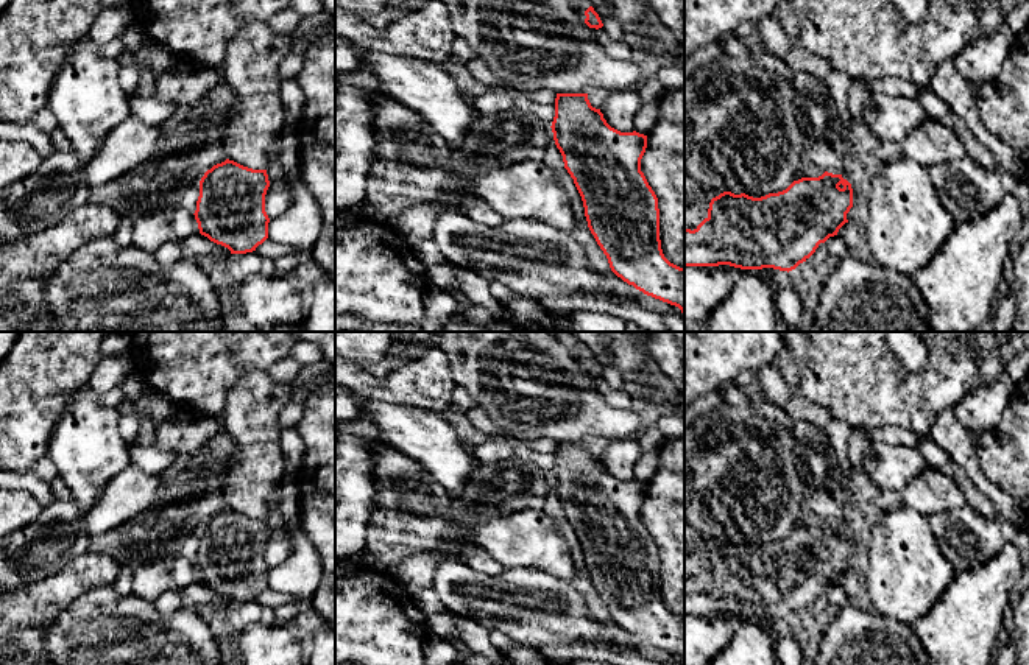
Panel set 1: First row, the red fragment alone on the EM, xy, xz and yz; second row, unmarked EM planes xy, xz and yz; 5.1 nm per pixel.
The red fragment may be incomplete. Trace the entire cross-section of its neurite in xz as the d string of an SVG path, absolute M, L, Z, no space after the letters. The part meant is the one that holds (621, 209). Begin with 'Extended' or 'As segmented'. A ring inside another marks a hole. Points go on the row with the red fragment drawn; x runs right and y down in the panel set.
As segmented. M557 93L550 128L582 196L588 227L611 271L644 294L678 307L684 319L684 268L663 254L658 198L641 171L647 135L611 128L600 109L591 106L588 93Z

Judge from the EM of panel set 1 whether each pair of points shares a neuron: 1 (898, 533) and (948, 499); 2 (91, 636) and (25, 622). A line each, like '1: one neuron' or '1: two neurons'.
1: two neurons
2: two neurons

